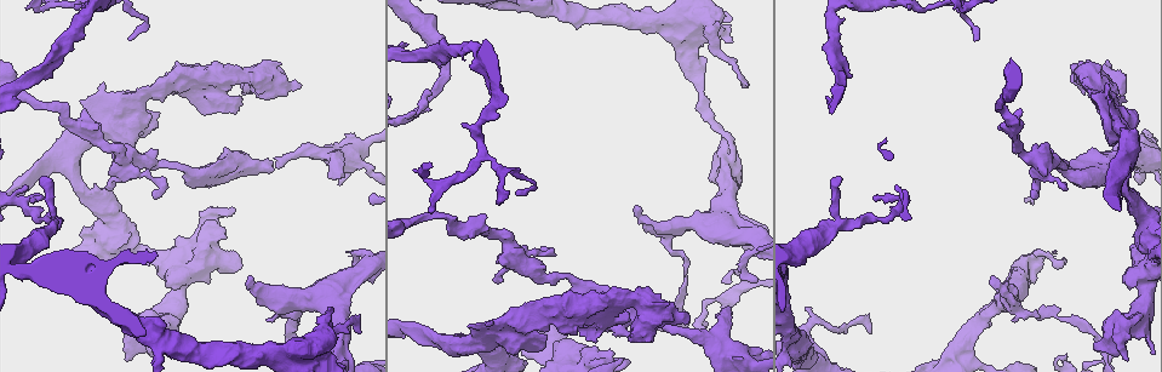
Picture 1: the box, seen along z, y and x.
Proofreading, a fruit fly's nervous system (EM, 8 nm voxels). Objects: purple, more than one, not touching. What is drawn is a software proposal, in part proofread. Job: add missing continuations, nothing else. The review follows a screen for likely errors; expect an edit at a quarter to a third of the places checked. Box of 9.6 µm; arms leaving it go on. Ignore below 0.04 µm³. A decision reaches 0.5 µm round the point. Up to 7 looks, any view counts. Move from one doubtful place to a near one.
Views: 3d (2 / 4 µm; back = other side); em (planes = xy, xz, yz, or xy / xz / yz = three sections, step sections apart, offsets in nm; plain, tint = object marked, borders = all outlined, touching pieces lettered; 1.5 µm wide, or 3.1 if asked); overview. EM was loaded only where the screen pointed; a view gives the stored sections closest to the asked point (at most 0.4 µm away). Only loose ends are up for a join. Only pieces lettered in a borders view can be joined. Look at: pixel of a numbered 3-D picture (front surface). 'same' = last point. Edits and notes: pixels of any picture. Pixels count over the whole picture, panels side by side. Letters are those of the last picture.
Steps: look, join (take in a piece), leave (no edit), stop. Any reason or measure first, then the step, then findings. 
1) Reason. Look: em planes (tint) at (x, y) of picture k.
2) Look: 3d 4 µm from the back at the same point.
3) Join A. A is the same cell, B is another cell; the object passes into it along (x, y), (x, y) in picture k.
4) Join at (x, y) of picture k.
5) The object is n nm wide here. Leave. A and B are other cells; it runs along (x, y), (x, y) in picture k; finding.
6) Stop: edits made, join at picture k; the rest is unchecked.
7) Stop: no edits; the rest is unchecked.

Thick end. Look: em planes (plain) at (544, 345) of picture 1.

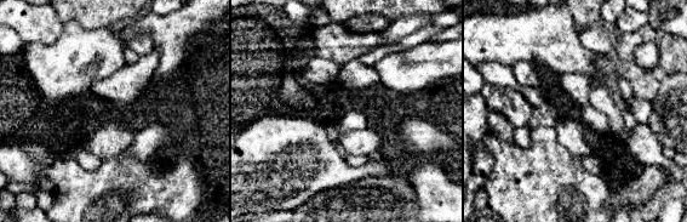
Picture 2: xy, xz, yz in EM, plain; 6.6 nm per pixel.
See the neighbours. Look: em planes (borders) at the same point.

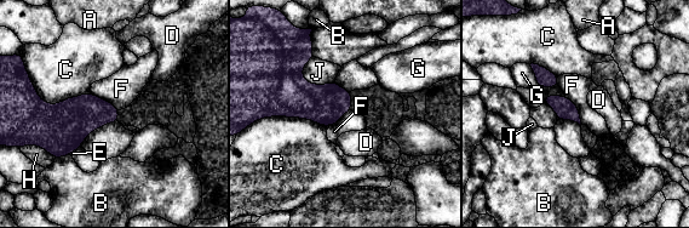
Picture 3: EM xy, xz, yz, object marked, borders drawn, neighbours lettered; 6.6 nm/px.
Leave. A, B, C, D, E, F, G, H and J are other cells; no lettered piece goes on from it.

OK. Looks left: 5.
An open end. Look: em xy step 8 (borders) at (340, 175) of picture 1.

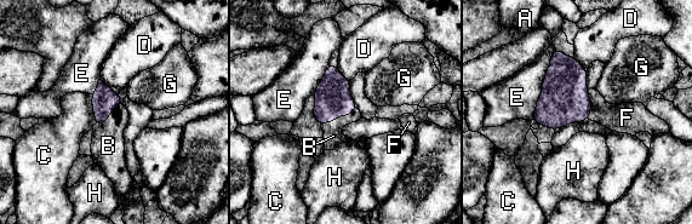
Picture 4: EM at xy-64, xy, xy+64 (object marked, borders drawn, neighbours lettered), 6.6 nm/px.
Join B. B is the same cell, A, C, D, E, F, G and H are other cells; the object passes into it along (333, 99), (338, 116), (333, 136) in picture 4; the cell continues.

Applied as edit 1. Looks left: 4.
See it whole again. Look: overview.

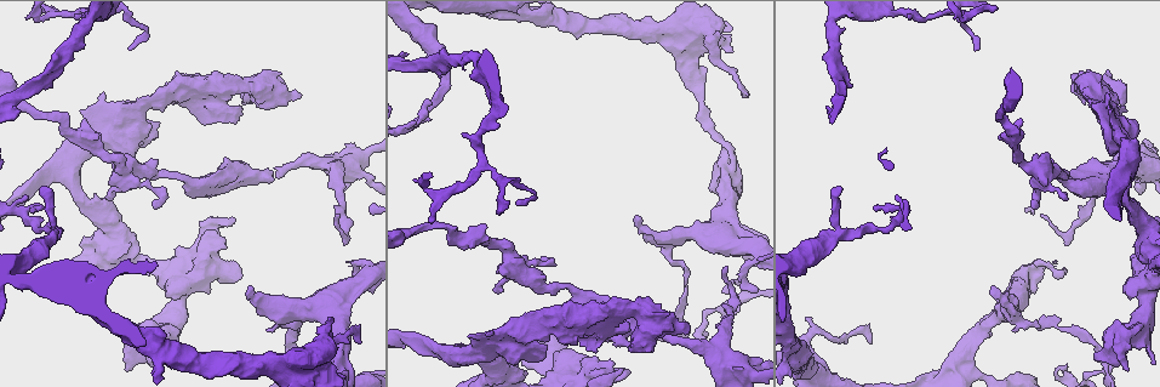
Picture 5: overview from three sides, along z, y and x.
Free end. Look: em planes (borders) at (555, 354) of picture 5.

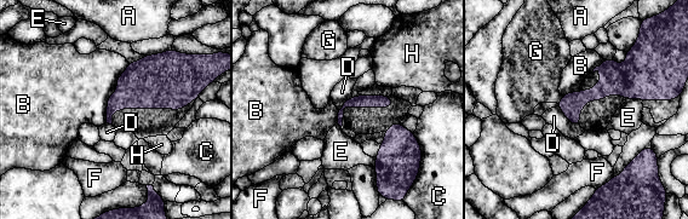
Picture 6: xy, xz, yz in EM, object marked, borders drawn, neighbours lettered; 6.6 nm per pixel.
Leave. A, B, C, D, E, F, G and H are other cells; it runs along (642, 94), (603, 87), (562, 107) in picture 6; no lettered piece goes on from it.

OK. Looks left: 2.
Stop: edits made, join at picture 4; the rest is unchecked.

